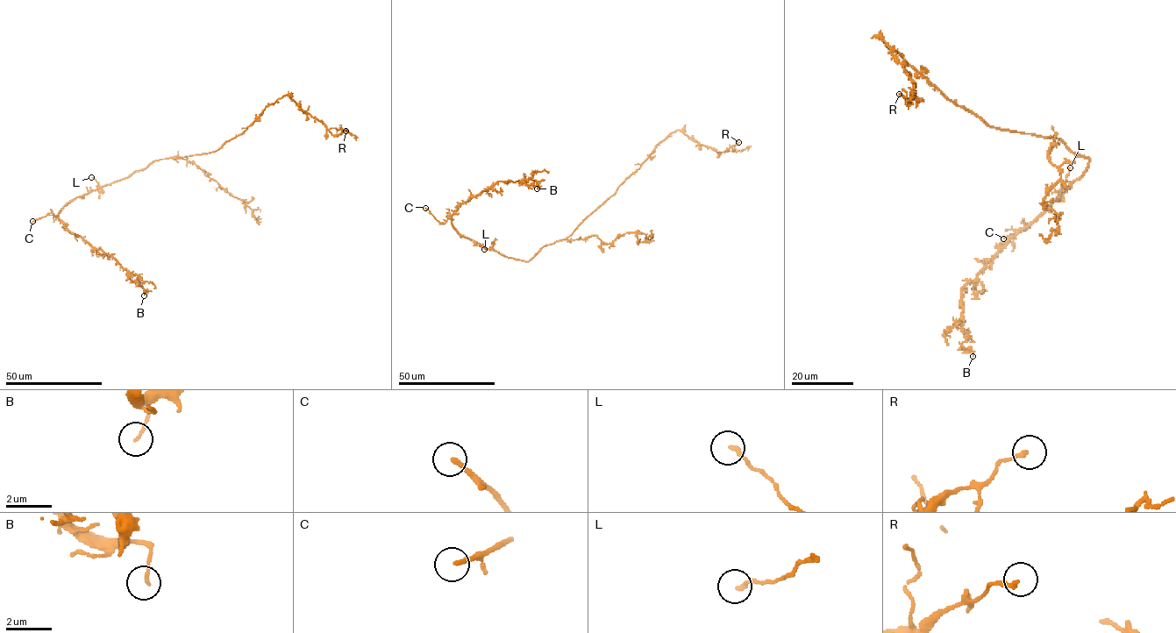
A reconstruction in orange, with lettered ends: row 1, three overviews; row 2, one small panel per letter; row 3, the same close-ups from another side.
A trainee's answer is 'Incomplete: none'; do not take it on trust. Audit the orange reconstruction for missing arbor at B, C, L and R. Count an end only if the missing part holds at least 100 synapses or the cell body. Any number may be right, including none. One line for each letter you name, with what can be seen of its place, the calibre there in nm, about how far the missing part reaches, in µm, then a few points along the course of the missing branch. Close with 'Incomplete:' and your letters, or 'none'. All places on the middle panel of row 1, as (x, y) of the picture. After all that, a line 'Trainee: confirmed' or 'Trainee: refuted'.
C: at (425, 208); 190 nm thick; about 25 µm are missing; missing branch runs (425, 208), (413, 195), (404, 200), (402, 207)
Incomplete: C
Trainee: refuted

